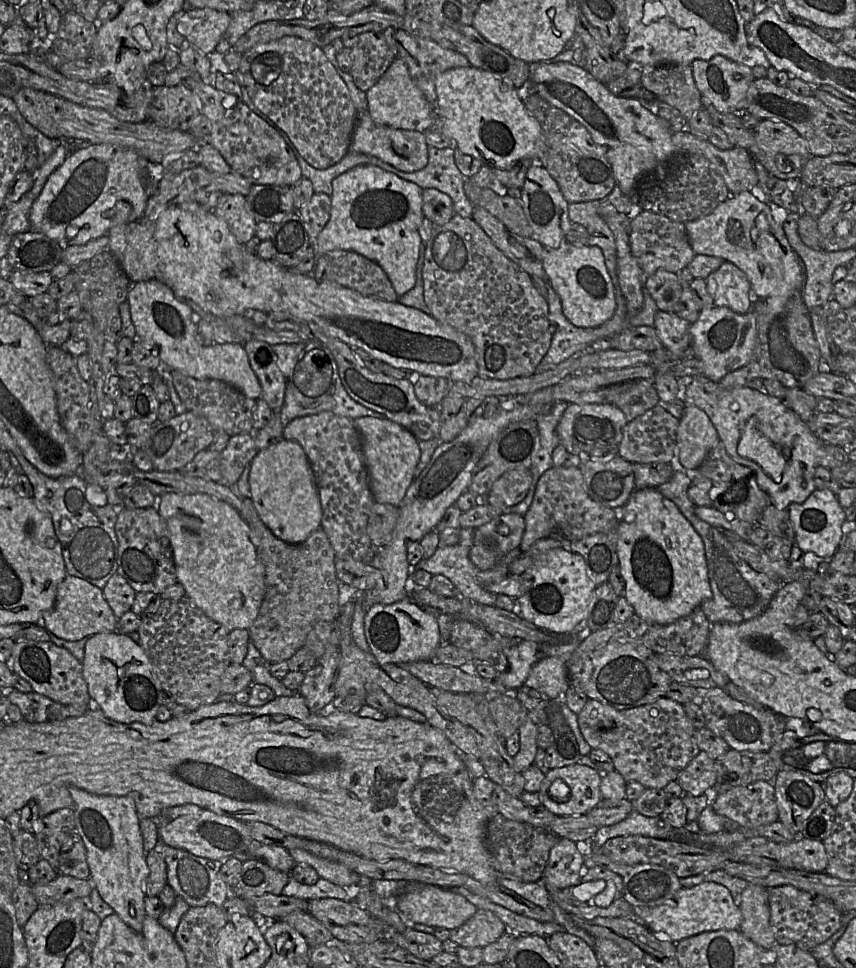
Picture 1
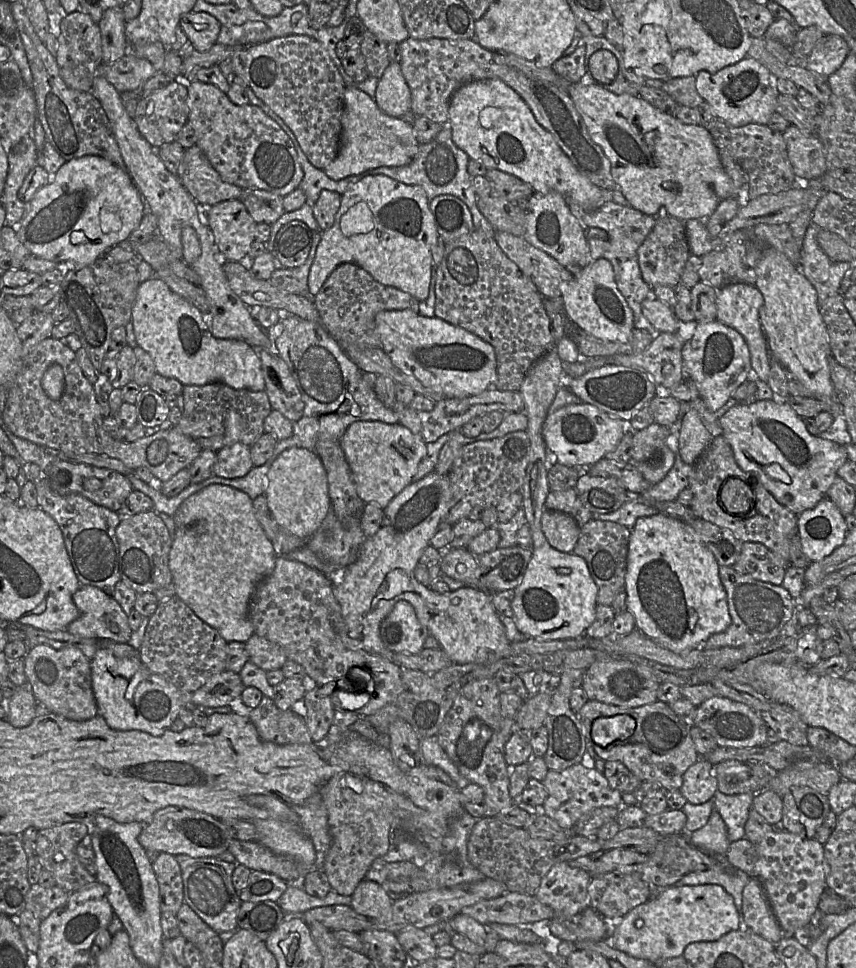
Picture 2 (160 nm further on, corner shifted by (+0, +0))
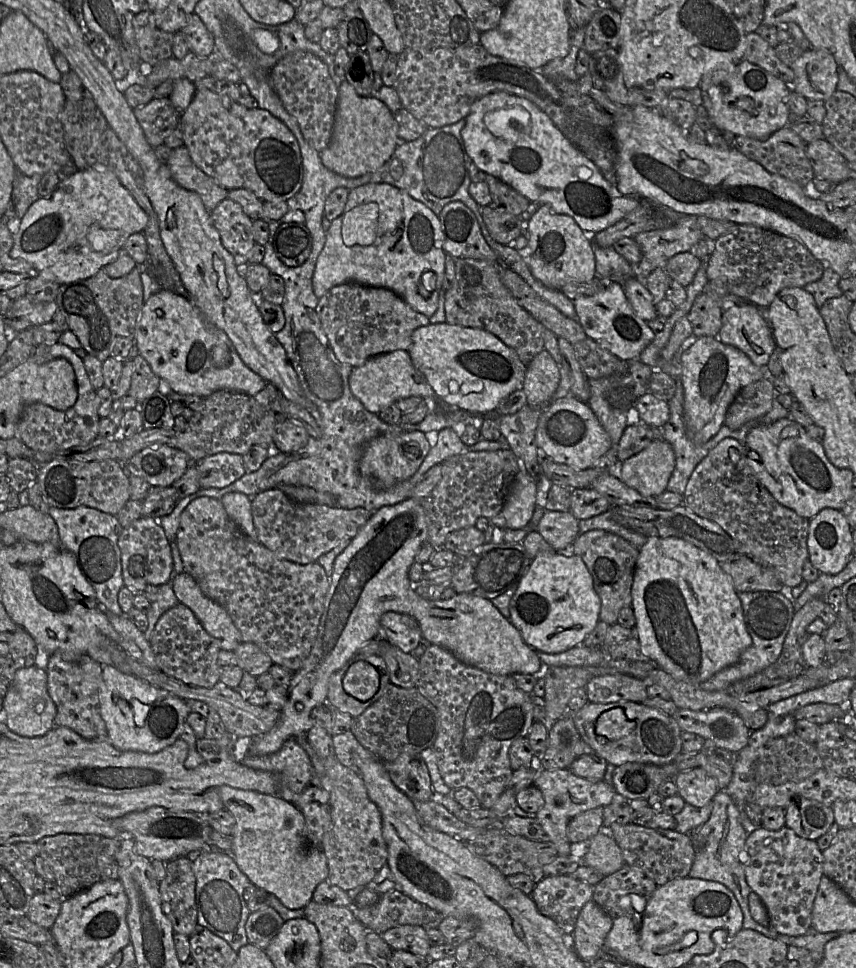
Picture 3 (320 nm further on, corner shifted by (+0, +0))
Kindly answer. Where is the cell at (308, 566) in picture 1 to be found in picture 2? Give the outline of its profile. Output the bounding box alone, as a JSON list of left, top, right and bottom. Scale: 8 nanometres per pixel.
[245,634,287,671]

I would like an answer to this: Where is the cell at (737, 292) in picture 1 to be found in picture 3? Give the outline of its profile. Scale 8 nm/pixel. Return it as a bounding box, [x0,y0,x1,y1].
[718,301,776,368]

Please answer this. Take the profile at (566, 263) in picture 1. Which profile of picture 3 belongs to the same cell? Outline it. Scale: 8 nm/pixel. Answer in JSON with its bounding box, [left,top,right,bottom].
[572,281,654,359]

